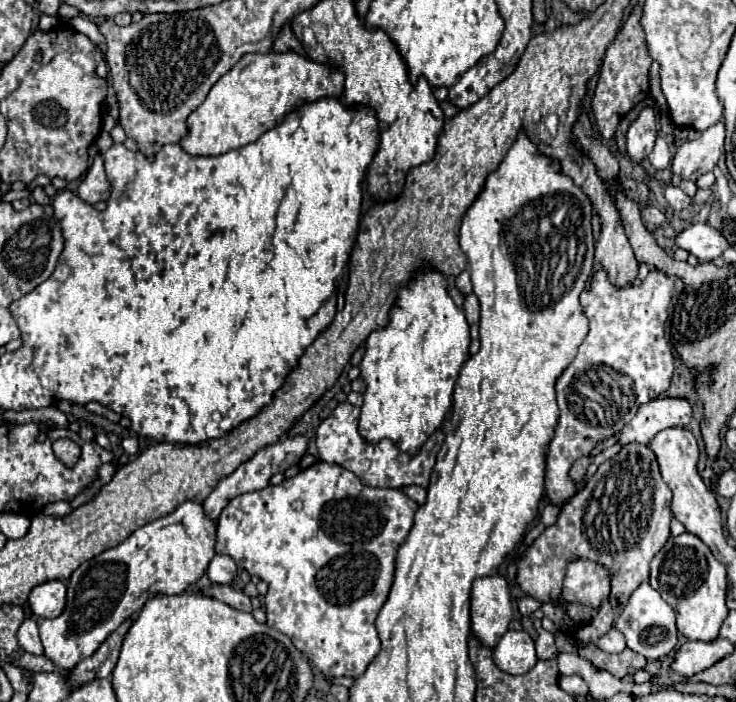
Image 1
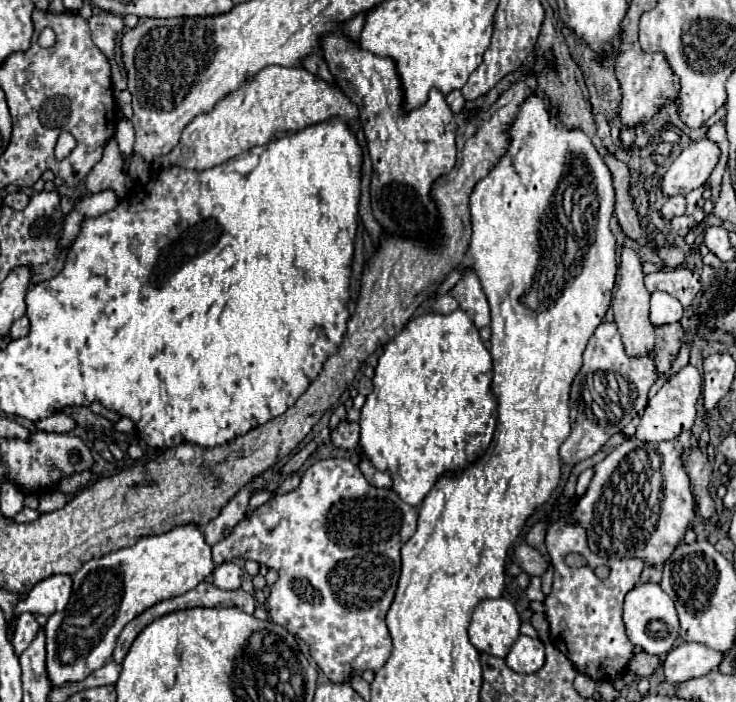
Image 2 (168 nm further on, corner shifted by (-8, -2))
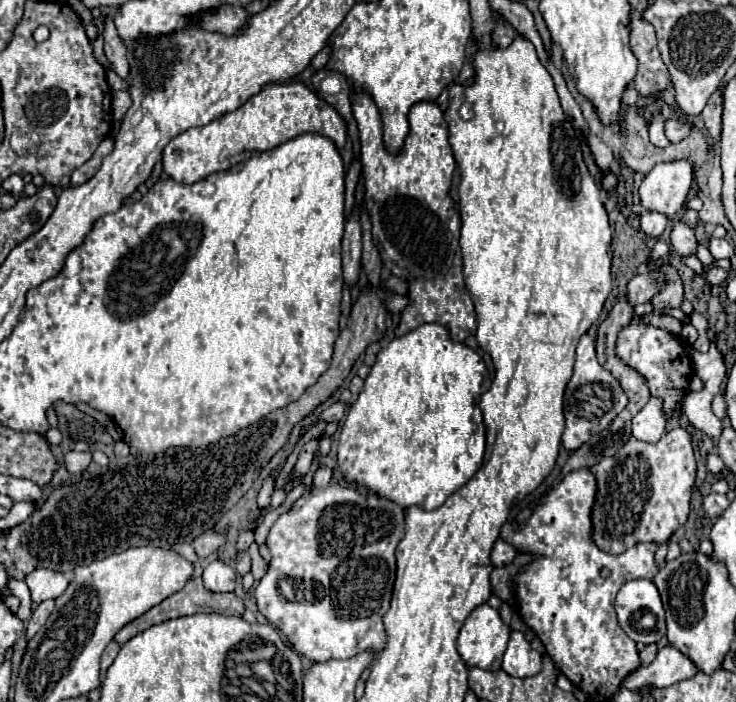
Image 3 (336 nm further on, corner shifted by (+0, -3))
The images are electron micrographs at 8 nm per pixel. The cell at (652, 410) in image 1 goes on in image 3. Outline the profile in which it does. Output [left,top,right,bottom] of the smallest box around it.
[632,398,668,442]

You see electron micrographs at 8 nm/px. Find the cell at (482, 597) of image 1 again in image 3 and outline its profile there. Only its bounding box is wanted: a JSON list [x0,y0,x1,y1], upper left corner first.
[456,604,510,670]

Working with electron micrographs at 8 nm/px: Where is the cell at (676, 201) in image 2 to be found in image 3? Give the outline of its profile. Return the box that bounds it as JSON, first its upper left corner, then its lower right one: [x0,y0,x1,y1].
[640,212,668,236]

